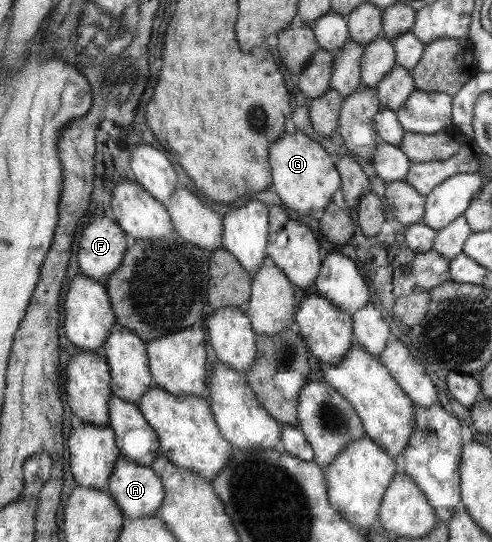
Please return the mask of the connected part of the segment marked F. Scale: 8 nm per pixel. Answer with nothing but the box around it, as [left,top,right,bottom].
[74,216,129,284]

